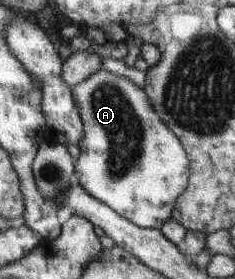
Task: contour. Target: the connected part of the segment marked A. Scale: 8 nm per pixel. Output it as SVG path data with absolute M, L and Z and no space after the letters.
M101 69L73 89L84 122L84 137L79 143L79 157L75 159L74 181L135 225L160 229L172 218L176 201L191 179L191 163L184 145L153 109L148 94L127 78Z

